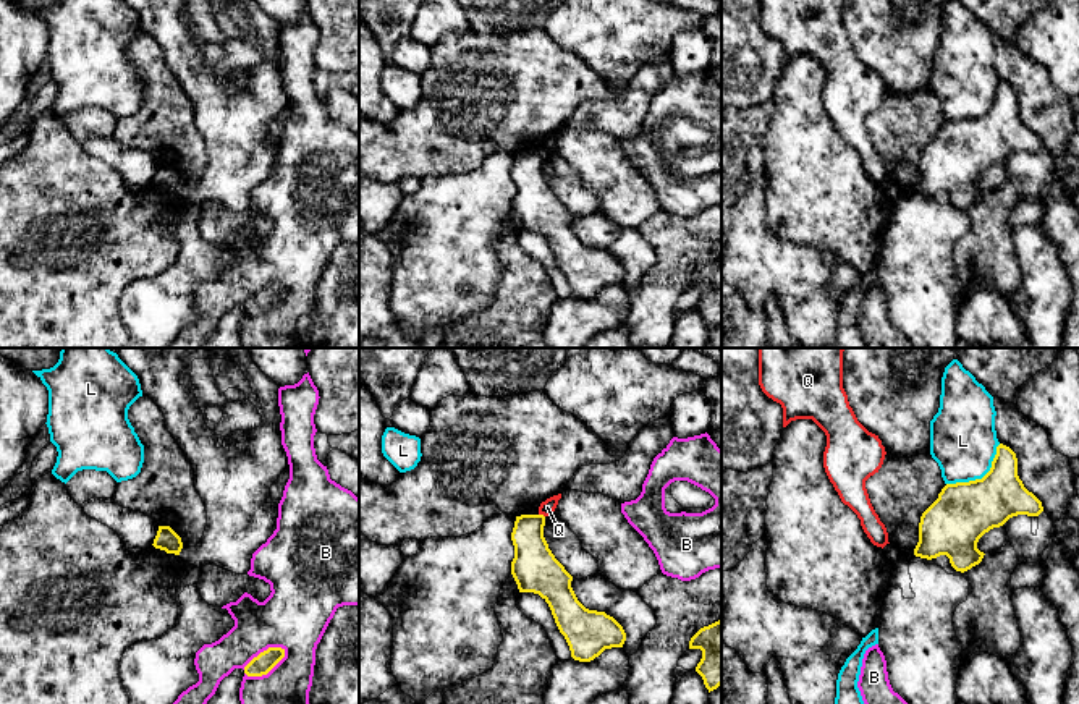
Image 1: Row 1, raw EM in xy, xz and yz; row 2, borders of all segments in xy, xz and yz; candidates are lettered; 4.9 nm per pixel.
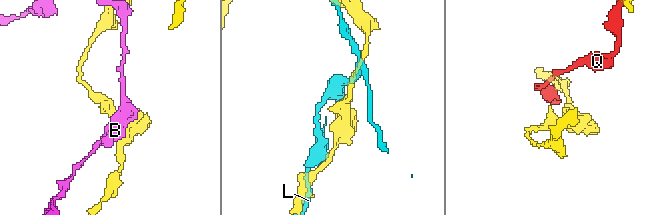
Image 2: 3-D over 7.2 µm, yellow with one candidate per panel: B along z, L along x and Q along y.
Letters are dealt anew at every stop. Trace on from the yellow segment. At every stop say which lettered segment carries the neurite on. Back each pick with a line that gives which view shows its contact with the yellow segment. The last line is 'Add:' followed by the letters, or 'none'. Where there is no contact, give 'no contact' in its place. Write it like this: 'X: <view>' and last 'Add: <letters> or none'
Add: none

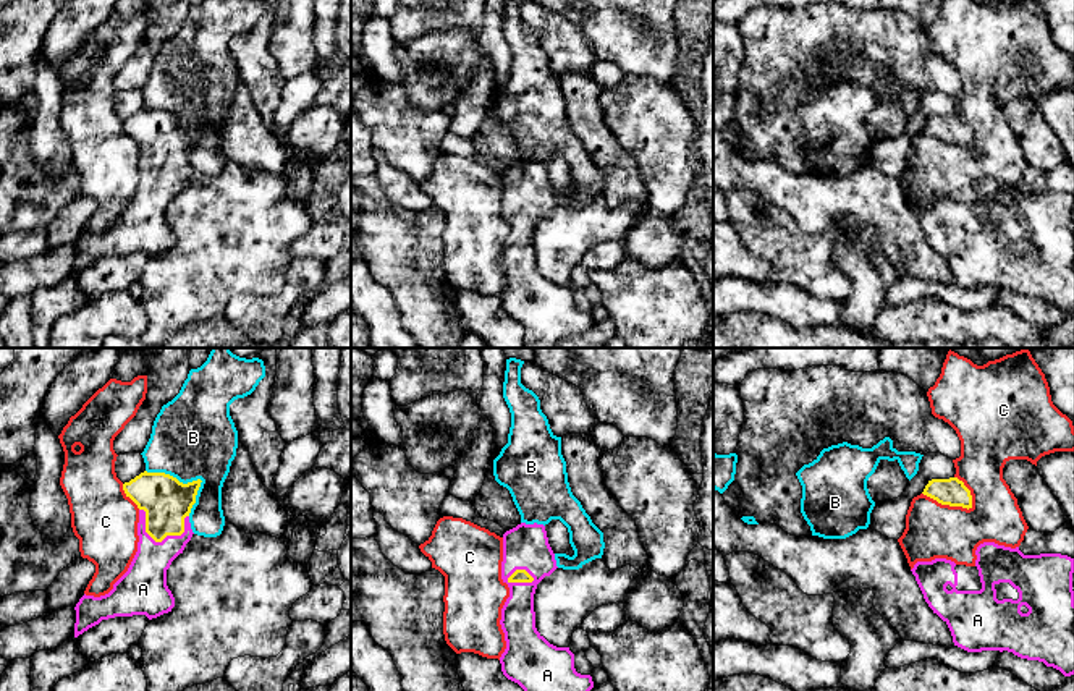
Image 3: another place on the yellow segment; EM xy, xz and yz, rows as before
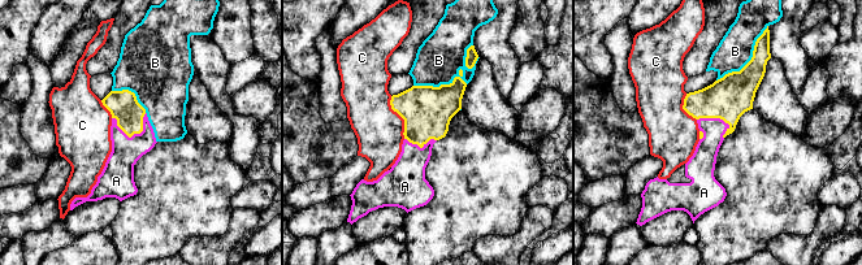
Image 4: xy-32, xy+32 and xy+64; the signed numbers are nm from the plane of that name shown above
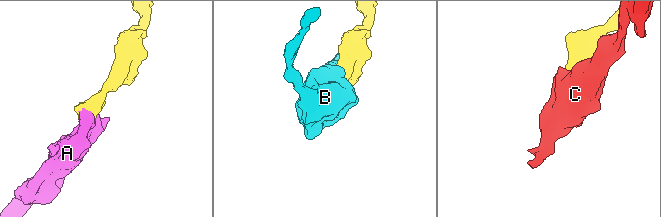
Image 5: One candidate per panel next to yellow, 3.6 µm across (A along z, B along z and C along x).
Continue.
A: xy
Add: A

